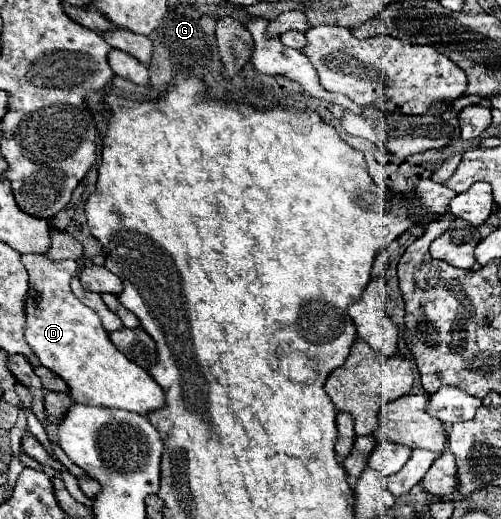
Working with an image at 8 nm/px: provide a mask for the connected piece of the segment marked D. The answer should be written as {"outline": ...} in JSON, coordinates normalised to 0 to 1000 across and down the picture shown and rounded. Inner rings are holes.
{"outline":[[[50,491],[46,511],[58,526],[58,565],[50,580],[50,657],[78,688],[78,699],[130,730],[142,769],[166,780],[230,784],[293,800],[329,776],[329,761],[309,730],[261,699],[206,638],[202,611],[170,592],[142,561],[142,534],[154,530],[154,503],[102,503],[94,491]]]}

